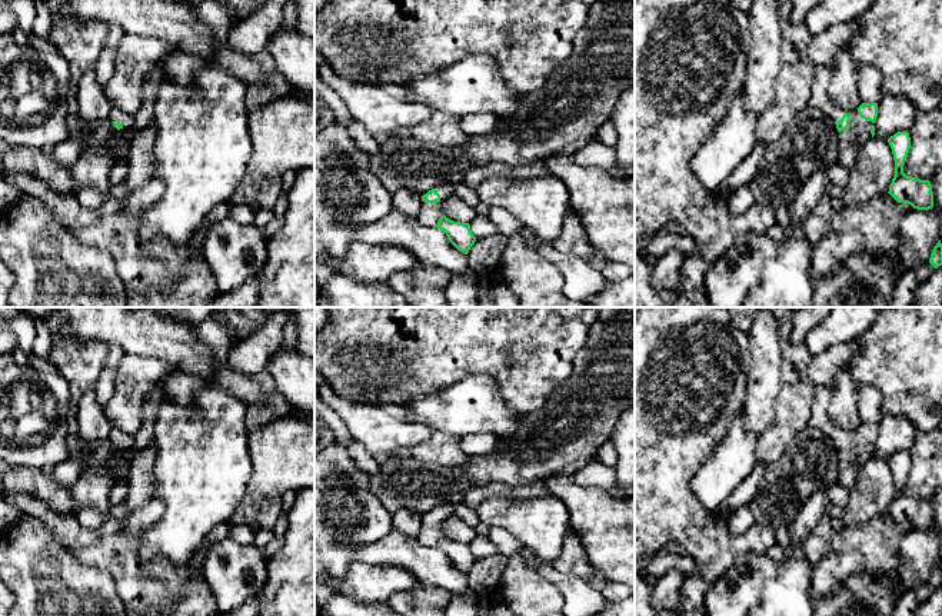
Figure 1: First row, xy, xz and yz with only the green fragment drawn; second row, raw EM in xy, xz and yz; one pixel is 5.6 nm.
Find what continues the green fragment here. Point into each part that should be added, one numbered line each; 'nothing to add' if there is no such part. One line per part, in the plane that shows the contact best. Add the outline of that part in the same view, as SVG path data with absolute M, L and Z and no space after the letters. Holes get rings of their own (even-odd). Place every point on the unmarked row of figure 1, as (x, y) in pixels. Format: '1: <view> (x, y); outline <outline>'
1: yz (858, 452); outline M813 386L813 389L816 399L810 424L813 427L820 429L835 443L841 442L842 436L846 433L851 436L849 447L838 454L839 457L838 483L852 490L861 466L868 459L872 459L871 447L875 446L875 443L862 439L858 430L846 432L832 424L826 416L829 400L828 390L823 386Z

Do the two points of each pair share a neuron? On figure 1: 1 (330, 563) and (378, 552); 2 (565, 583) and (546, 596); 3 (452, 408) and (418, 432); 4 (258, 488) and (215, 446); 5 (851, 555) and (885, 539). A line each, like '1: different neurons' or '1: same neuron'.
1: different neurons
2: different neurons
3: different neurons
4: different neurons
5: same neuron

